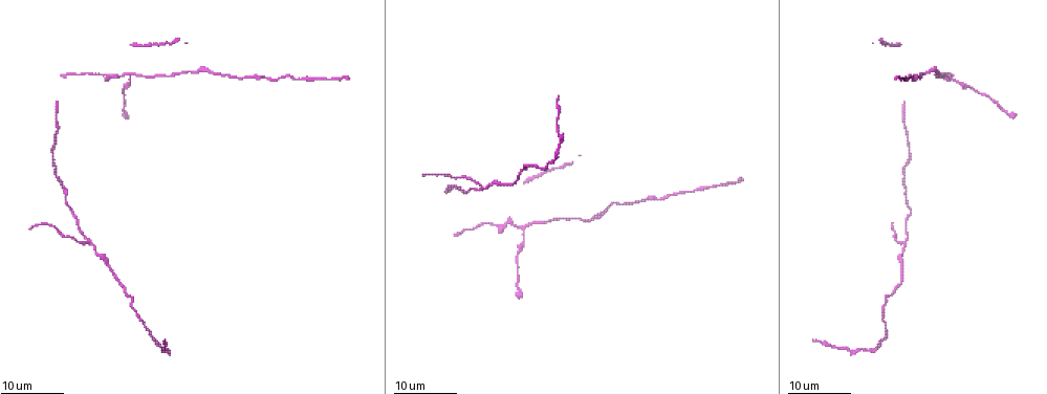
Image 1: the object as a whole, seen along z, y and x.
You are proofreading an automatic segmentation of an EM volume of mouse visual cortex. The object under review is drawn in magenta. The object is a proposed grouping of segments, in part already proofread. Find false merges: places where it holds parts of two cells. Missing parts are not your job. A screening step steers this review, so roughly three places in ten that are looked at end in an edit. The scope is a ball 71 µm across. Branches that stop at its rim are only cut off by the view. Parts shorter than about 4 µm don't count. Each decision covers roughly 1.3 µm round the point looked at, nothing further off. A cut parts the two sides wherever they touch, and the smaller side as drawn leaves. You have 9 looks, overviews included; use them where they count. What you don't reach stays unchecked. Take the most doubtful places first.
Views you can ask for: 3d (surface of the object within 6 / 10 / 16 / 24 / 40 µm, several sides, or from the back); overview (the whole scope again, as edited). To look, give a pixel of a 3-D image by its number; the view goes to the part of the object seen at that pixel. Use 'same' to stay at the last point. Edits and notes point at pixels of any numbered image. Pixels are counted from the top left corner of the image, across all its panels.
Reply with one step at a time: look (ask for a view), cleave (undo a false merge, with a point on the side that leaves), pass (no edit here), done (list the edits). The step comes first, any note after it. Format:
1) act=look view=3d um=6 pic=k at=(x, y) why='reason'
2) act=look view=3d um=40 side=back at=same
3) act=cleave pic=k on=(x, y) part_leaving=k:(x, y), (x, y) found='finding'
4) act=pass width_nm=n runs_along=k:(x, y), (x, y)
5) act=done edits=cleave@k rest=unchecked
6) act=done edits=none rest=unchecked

act=look view=3d um=24 pic=1 at=(90, 242) why='three arms meet'

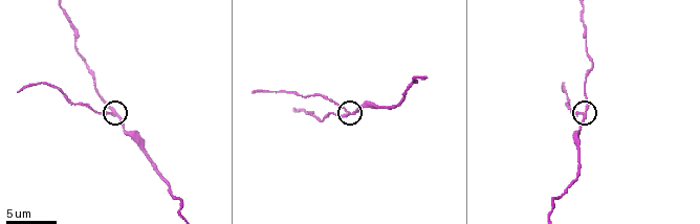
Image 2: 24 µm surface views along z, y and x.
act=look view=3d um=10 pic=2 at=(585, 114)

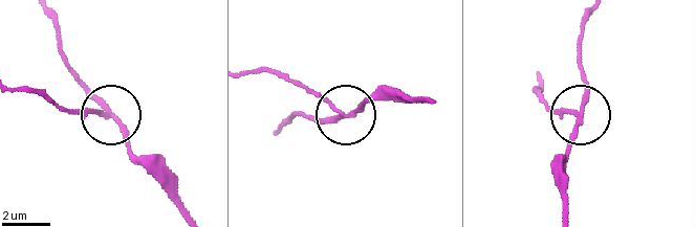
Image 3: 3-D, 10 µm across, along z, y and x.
act=cleave pic=3 on=(81, 113) side_arm_um=11 arms=3 found='two cells meet here'

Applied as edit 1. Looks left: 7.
act=look view=3d um=24 pic=1 at=(131, 75)

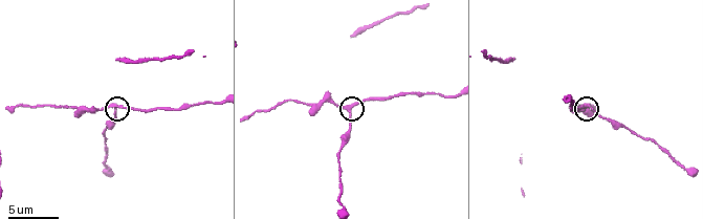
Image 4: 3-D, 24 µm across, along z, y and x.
act=look view=3d um=10 pic=4 at=(588, 104)

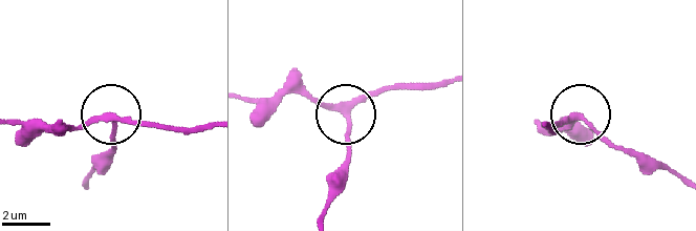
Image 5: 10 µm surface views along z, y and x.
act=look view=3d um=6 pic=5 at=(110, 116)

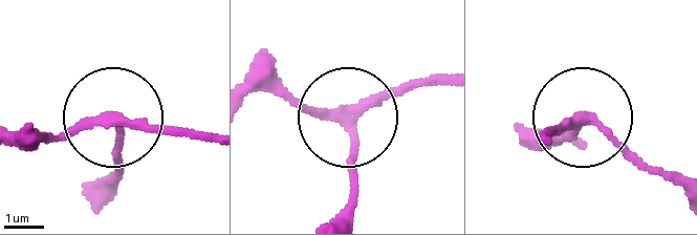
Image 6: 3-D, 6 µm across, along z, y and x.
act=pass width_nm=220 found='one cell here'

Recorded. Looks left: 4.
act=look view=3d um=24 pic=1 at=(211, 74) why='thick turns thin'

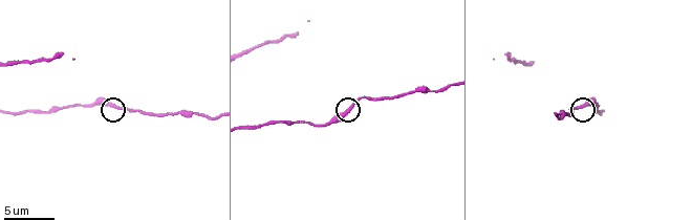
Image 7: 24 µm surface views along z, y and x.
act=look view=3d um=10 pic=7 at=(581, 107)

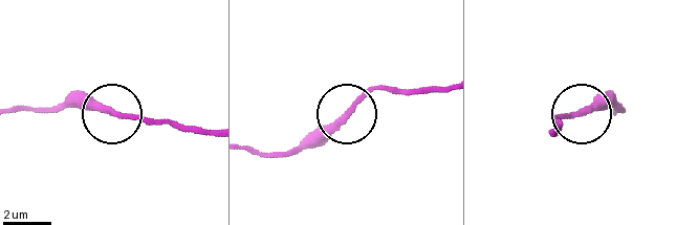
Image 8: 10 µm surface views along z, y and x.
act=pass runs_along=8:(613, 113), (619, 108), (553, 119) found='one cell here'

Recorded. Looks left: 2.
act=look view=3d um=16 pic=1 at=(558, 155) why='sudden change in width'

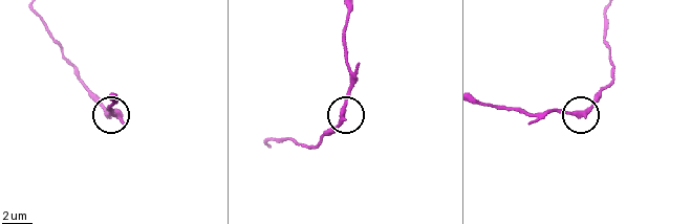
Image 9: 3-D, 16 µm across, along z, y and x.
act=look view=3d um=10 pic=9 at=(342, 113)

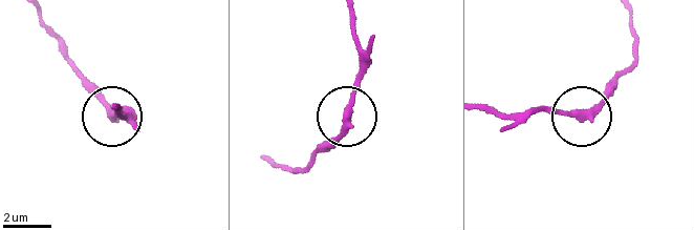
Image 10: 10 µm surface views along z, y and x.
act=cleave pic=10 on=(356, 90) found='a second cell is stuck on'

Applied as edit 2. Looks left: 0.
act=done edits=cleave@3,cleave@10 rest=unchecked

